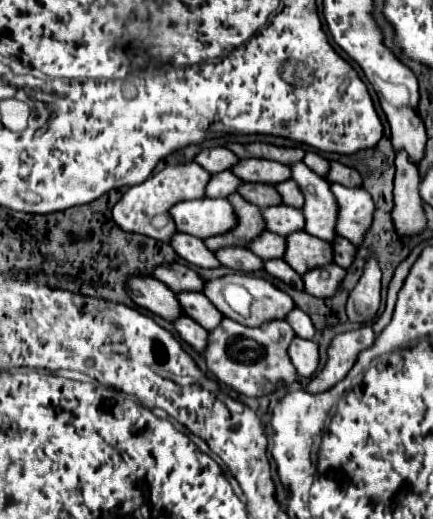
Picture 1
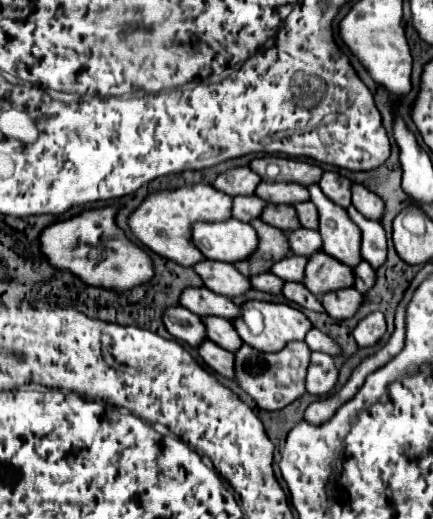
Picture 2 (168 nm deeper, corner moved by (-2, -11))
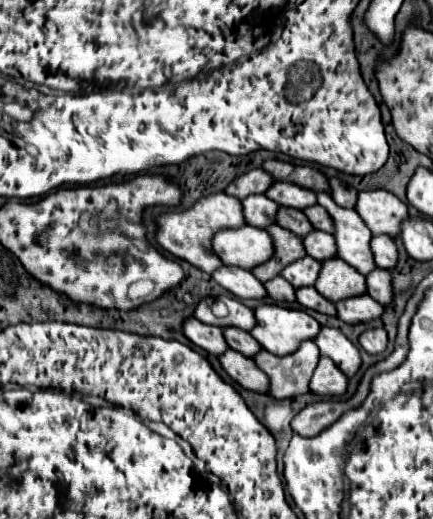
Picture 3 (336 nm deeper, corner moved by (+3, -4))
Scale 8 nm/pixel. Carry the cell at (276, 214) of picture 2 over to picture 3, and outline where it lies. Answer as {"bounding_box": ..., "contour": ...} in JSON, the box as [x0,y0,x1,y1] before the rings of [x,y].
{"bounding_box":[277,207,313,237],"contour":[[[281,207],[279,213],[277,213],[277,223],[283,227],[283,229],[289,229],[293,231],[297,237],[305,237],[307,233],[313,233],[313,225],[309,223],[309,219],[305,217],[303,211],[299,209],[287,209],[287,207]]]}

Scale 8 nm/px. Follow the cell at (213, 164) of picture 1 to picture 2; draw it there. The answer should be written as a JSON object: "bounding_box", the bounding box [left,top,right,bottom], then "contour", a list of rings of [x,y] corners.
{"bounding_box":[212,166,260,196],"contour":[[[238,166],[226,170],[224,174],[218,174],[212,186],[228,196],[236,196],[236,194],[254,194],[258,182],[260,182],[258,174],[254,174],[248,166]]]}

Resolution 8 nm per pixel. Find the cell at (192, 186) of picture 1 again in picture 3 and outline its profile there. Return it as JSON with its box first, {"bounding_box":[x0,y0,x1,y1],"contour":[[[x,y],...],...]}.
{"bounding_box":[157,193,247,273],"contour":[[[213,193],[203,199],[199,199],[193,209],[181,211],[181,213],[165,213],[157,219],[159,223],[159,233],[157,241],[163,249],[167,249],[171,255],[189,261],[191,265],[203,269],[205,273],[213,273],[215,269],[221,269],[223,263],[217,259],[215,251],[211,249],[211,241],[219,229],[239,229],[247,221],[243,217],[243,205],[239,199],[229,197],[227,193]]]}

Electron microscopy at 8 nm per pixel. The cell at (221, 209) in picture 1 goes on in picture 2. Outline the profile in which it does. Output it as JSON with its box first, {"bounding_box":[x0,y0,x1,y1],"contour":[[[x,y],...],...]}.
{"bounding_box":[192,218,258,262],"contour":[[[228,218],[222,222],[196,222],[192,226],[192,242],[210,260],[236,262],[256,250],[258,236],[250,224]]]}

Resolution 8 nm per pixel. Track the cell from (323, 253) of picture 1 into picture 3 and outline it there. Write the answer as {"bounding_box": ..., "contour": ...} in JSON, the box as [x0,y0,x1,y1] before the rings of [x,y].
{"bounding_box":[315,259,367,303],"contour":[[[327,259],[321,263],[323,269],[315,283],[315,289],[327,297],[329,301],[337,303],[341,299],[357,297],[367,293],[365,275],[351,269],[351,265],[343,263],[343,259]]]}

